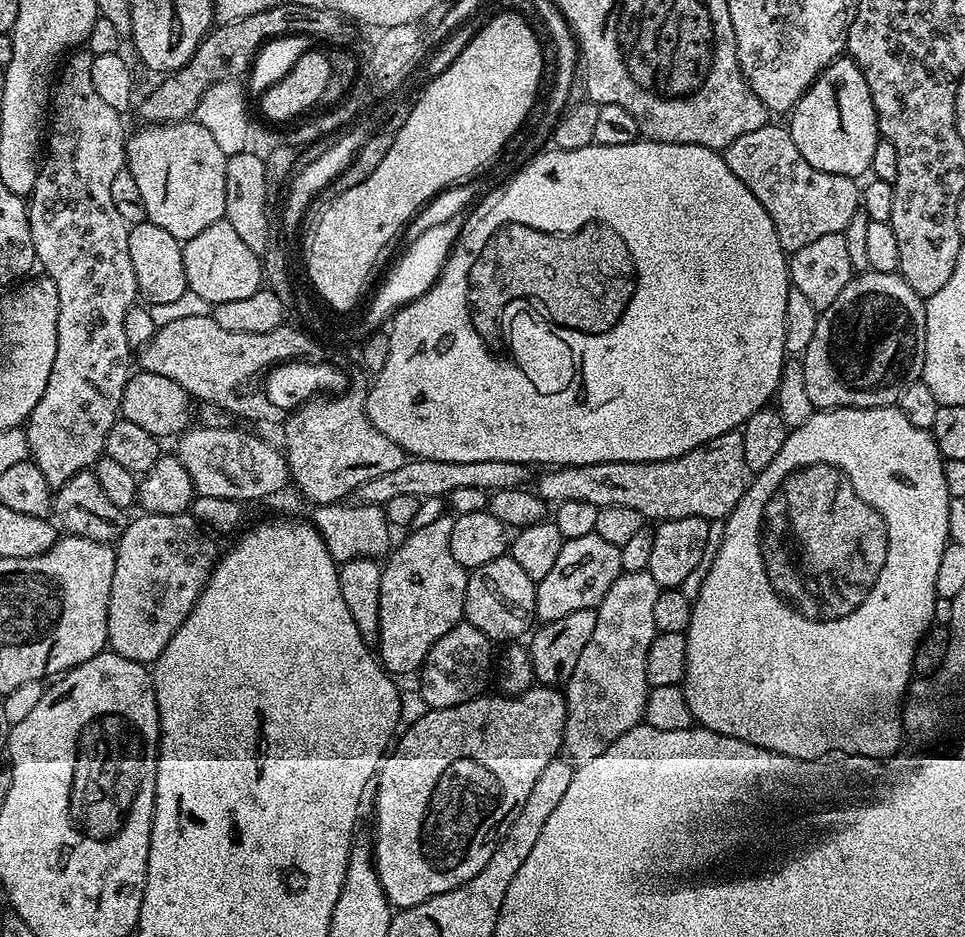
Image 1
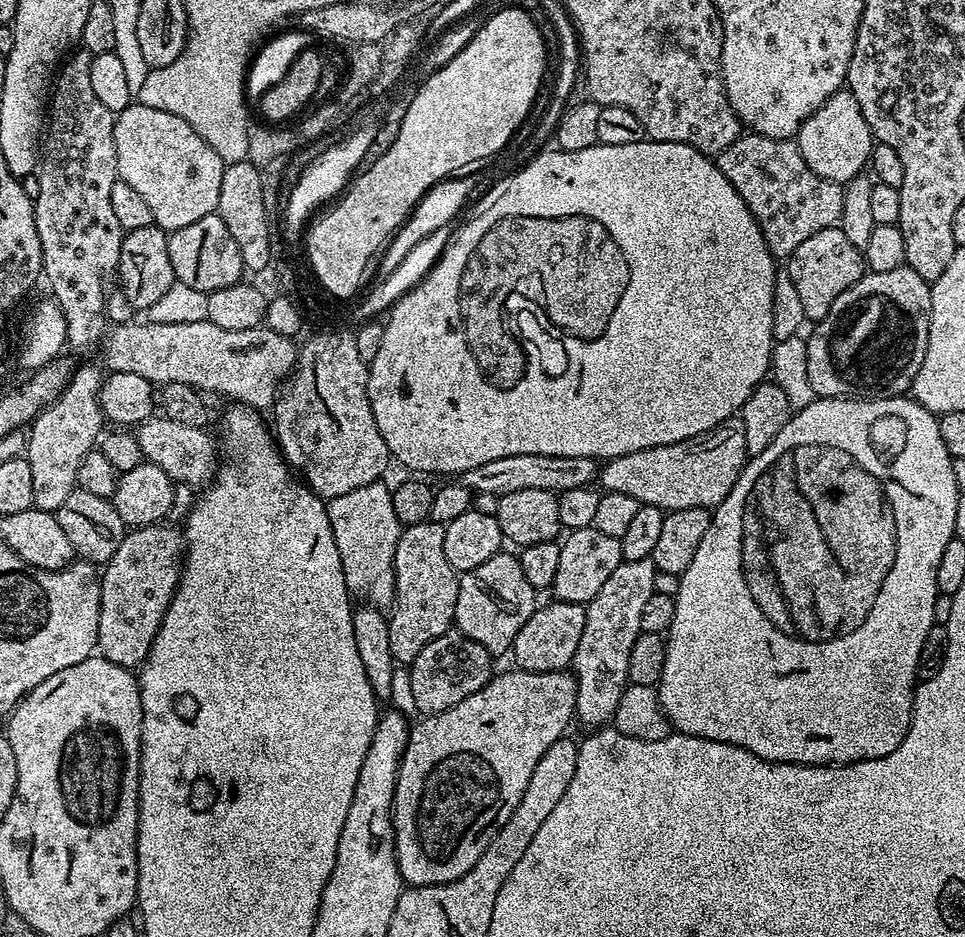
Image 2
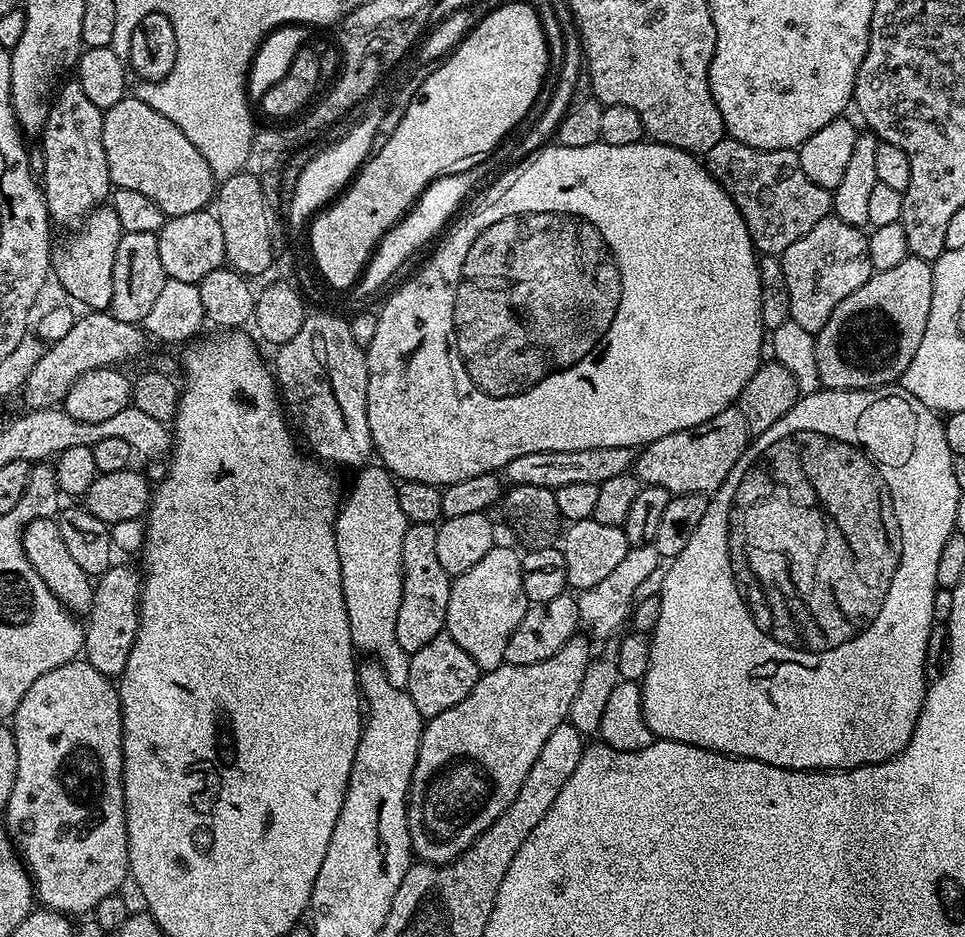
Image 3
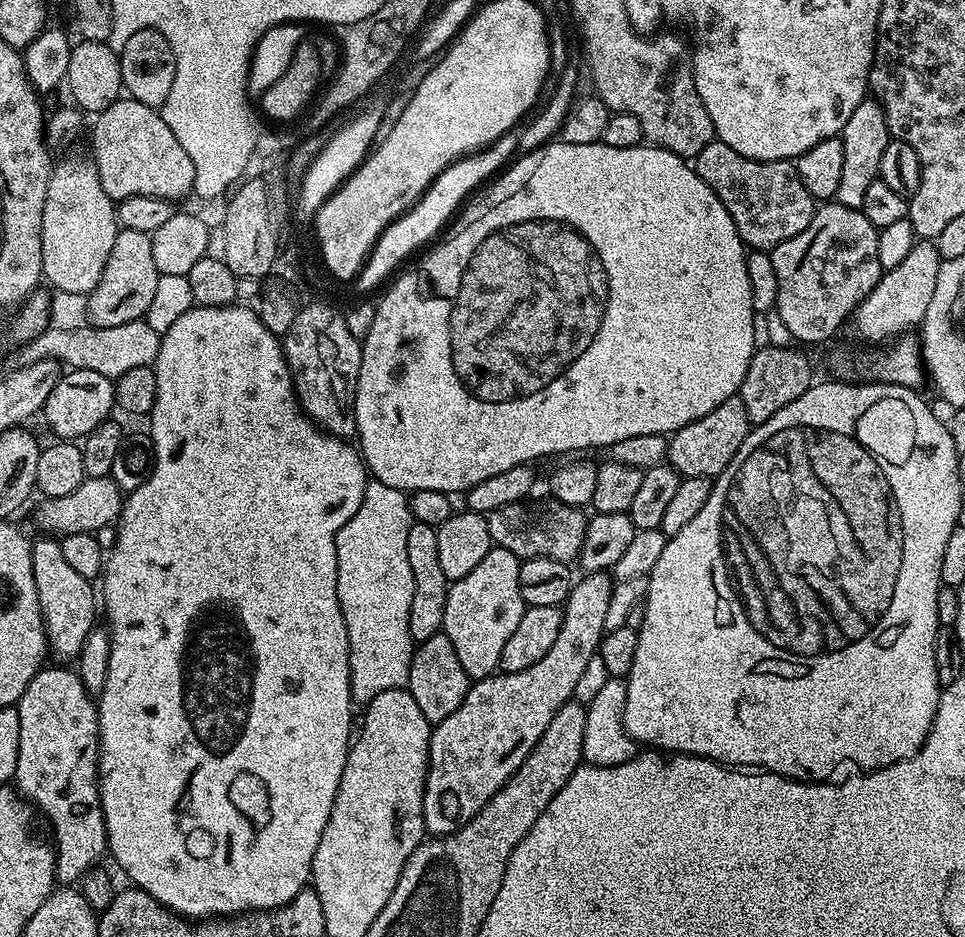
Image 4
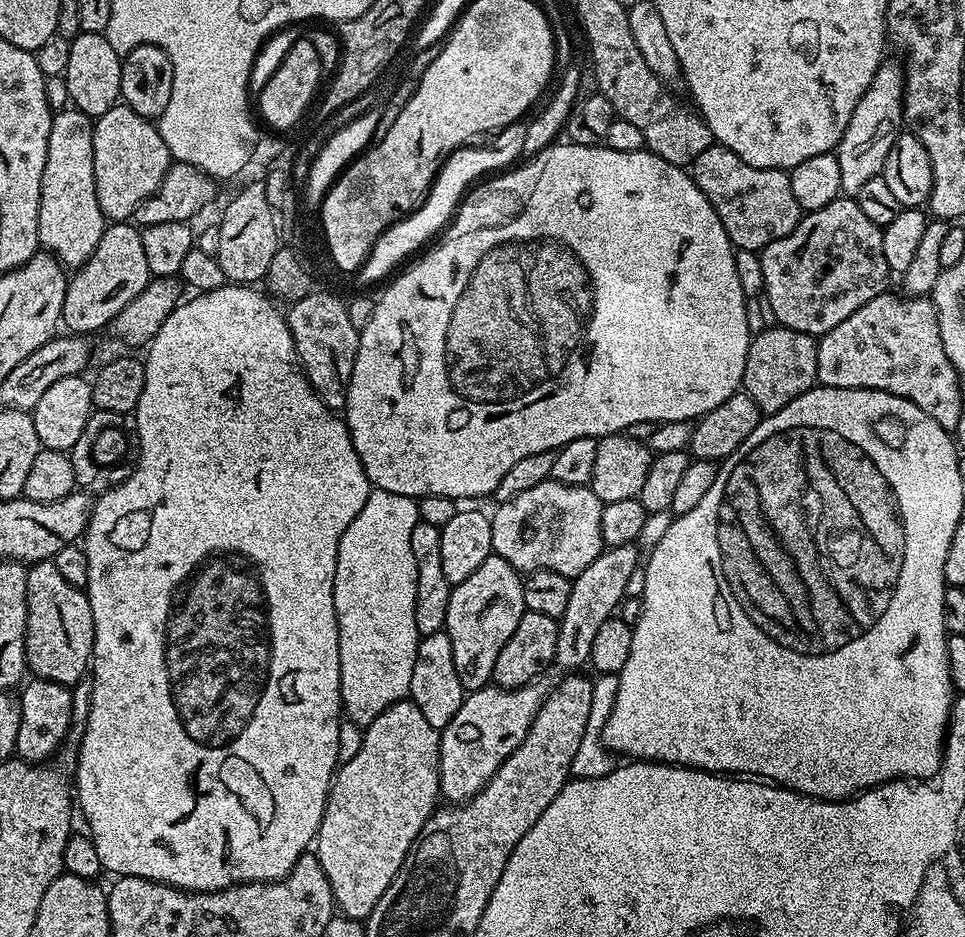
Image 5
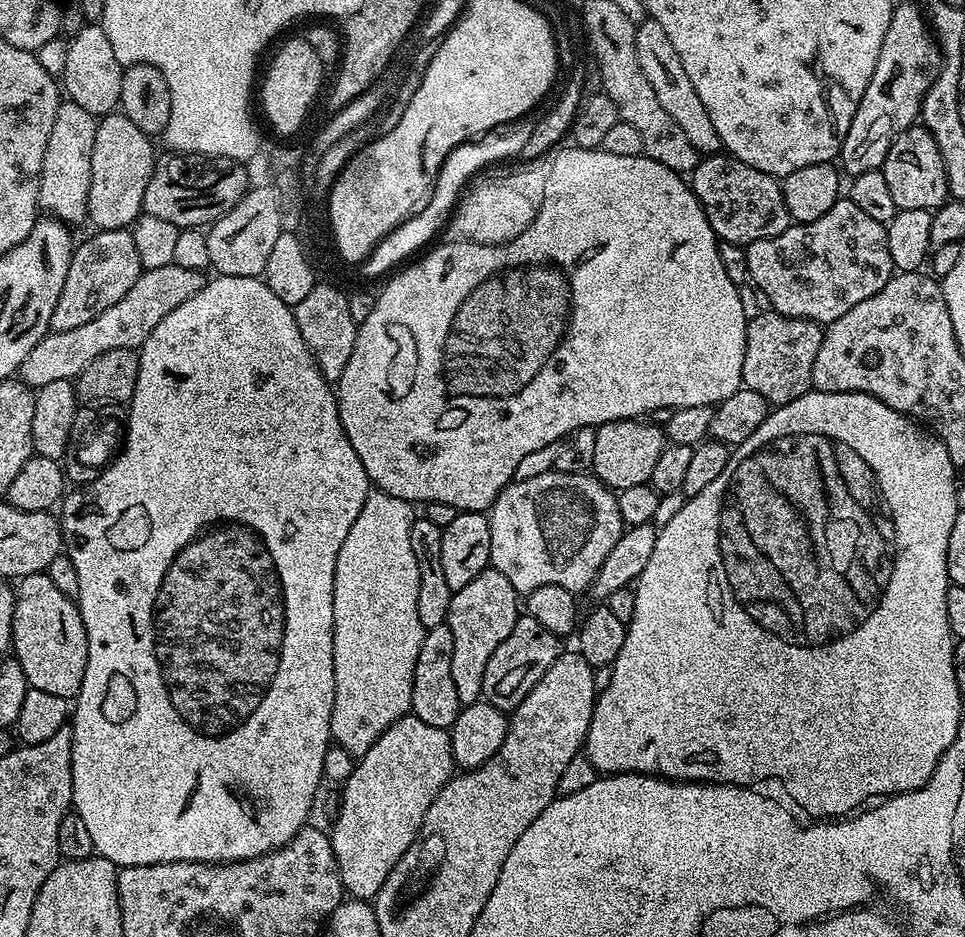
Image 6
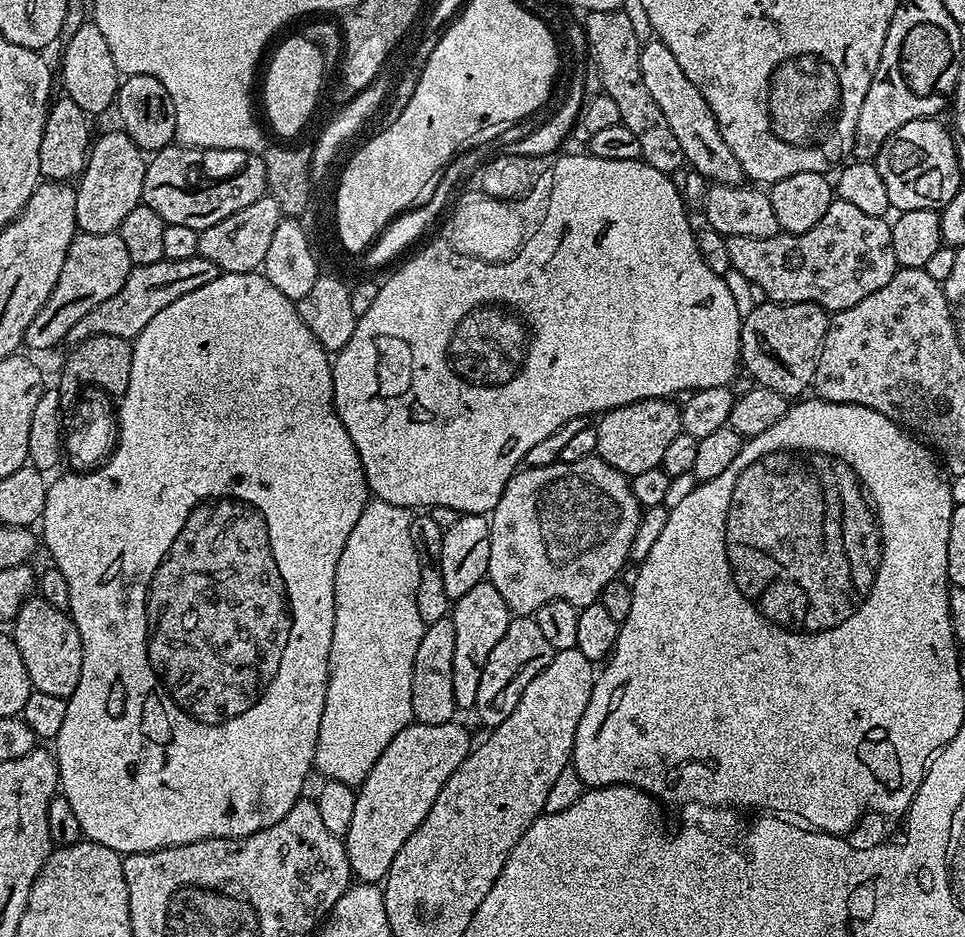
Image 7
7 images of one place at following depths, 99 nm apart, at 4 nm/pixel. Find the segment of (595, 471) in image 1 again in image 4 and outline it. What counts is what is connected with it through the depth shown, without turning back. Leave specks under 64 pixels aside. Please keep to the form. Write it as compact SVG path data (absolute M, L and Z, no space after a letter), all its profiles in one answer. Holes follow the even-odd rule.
M739 395L726 398L722 406L714 406L710 414L682 426L677 432L671 433L668 442L667 463L672 465L681 477L693 476L715 478L726 470L730 458L738 454L738 446L747 438L750 421L746 414L746 406L740 401Z

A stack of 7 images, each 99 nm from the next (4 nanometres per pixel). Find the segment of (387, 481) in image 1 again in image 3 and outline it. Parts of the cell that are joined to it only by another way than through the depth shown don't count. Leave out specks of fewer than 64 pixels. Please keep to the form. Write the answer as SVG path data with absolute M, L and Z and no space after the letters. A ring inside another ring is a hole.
M598 446L594 450L538 450L538 454L522 454L522 458L514 458L514 462L502 469L502 476L509 485L542 486L553 490L573 482L601 484L629 471L635 465L636 457L633 449L622 446Z

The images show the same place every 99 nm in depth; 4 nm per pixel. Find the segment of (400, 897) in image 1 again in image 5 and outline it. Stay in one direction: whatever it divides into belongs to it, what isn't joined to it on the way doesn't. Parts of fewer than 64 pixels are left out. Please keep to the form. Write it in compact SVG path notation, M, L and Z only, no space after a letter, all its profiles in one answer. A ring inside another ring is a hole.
M635 543L617 548L605 548L582 574L572 580L570 599L566 605L566 614L562 614L558 621L558 646L556 647L555 667L561 668L561 673L568 674L573 670L585 667L591 658L591 647L602 622L606 622L619 609L620 603L626 596L626 582L630 574L638 566L636 560L638 548ZM533 682L521 688L489 686L465 695L458 714L450 718L440 733L440 794L445 801L463 802L478 795L498 766L522 746L550 691L549 685L540 683Z

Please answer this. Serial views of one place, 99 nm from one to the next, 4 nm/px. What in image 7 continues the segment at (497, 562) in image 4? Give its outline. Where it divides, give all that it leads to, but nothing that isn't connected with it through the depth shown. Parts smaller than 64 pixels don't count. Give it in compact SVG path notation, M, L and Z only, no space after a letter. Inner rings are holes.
M485 579L454 601L450 615L454 622L454 702L457 709L472 710L476 706L482 670L486 670L486 662L494 646L498 646L502 634L506 634L506 626L512 621L513 613L508 611L506 602L502 602L502 594L498 594L498 590L494 590L490 581Z

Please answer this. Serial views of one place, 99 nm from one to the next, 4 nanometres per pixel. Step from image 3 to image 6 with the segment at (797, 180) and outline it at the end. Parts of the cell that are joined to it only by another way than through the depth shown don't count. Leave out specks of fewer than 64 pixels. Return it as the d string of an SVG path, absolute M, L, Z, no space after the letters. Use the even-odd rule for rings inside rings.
M708 154L696 165L690 174L692 193L700 200L702 210L714 230L716 239L734 242L747 246L762 238L770 238L785 232L790 227L790 217L786 210L786 198L782 198L781 181L777 177L766 174L762 170L754 170L754 166L746 166L738 158L727 154Z

